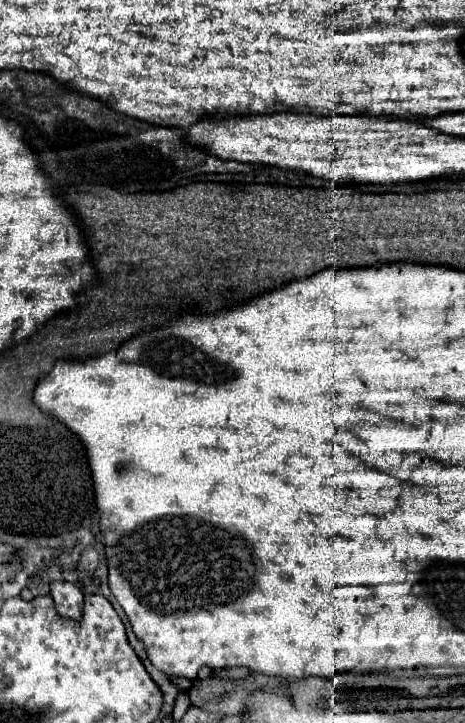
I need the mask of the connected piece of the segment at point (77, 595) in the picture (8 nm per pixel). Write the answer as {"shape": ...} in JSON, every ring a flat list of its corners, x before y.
{"shape":[[51,582,51,598,55,600,55,608,61,616,67,618,81,618,83,608,83,594,71,582]]}

